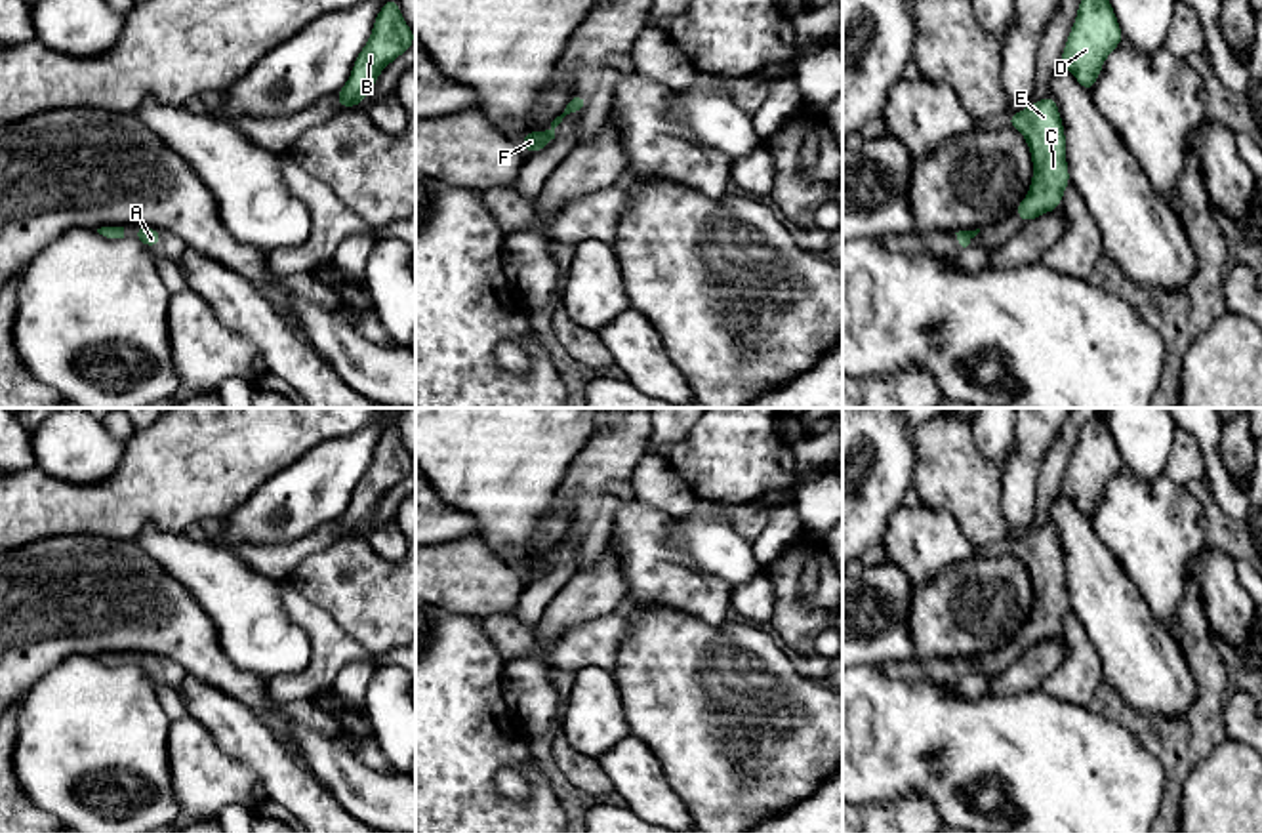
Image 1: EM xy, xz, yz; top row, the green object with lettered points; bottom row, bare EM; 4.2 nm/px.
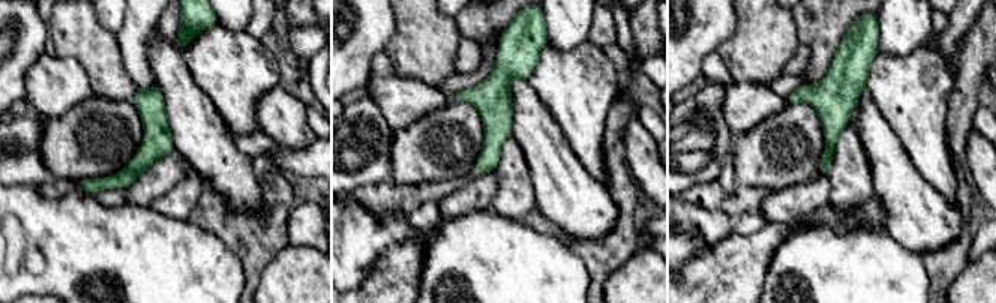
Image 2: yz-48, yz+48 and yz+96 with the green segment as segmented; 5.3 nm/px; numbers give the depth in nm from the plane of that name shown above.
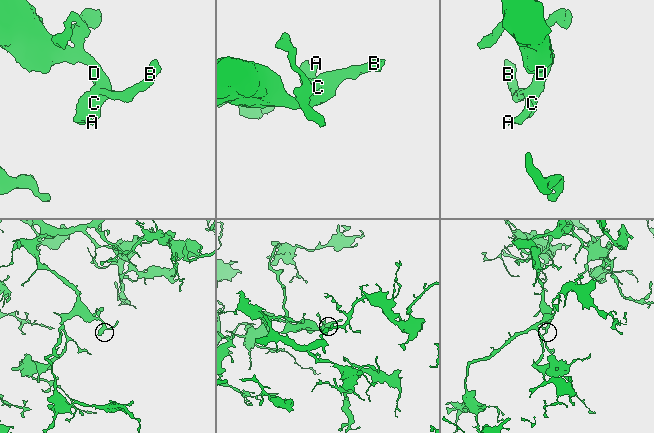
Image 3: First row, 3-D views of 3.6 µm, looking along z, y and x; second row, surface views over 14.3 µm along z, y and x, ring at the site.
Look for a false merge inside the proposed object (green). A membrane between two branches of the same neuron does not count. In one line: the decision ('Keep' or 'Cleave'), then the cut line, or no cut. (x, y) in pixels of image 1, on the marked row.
Keep. No split

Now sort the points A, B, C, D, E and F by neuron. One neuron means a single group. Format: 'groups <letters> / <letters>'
groups A B C D E F

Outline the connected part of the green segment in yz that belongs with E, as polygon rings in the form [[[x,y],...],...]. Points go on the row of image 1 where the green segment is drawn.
[[[1050,95],[1010,114],[1007,124],[1026,137],[1031,152],[1031,187],[1014,210],[1028,223],[1060,208],[1064,189],[1069,185],[1064,124]]]

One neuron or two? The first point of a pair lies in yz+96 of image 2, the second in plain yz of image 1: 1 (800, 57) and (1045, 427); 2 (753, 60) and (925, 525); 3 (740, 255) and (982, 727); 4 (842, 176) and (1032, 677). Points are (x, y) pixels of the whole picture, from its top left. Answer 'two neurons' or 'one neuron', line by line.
1: one neuron
2: two neurons
3: two neurons
4: two neurons

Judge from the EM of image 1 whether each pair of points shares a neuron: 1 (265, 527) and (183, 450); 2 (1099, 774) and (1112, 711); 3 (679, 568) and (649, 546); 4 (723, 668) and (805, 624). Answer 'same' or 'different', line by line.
1: different
2: different
3: same
4: different

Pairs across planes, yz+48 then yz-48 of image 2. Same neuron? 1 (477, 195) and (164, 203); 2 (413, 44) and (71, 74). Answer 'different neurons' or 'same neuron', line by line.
1: different neurons
2: different neurons

